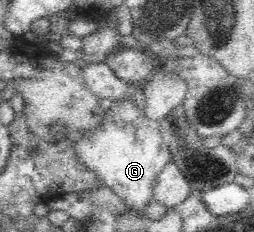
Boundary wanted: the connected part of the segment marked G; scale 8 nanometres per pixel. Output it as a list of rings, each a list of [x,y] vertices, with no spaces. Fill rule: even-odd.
[[[141,88],[134,96],[114,103],[106,114],[106,120],[100,124],[100,128],[88,140],[80,140],[74,145],[78,159],[97,174],[102,185],[114,191],[128,209],[140,211],[140,213],[145,213],[146,206],[154,202],[154,186],[157,176],[165,164],[171,161],[168,145],[160,133],[160,121],[149,120],[148,116],[145,116],[144,108],[145,97]]]

